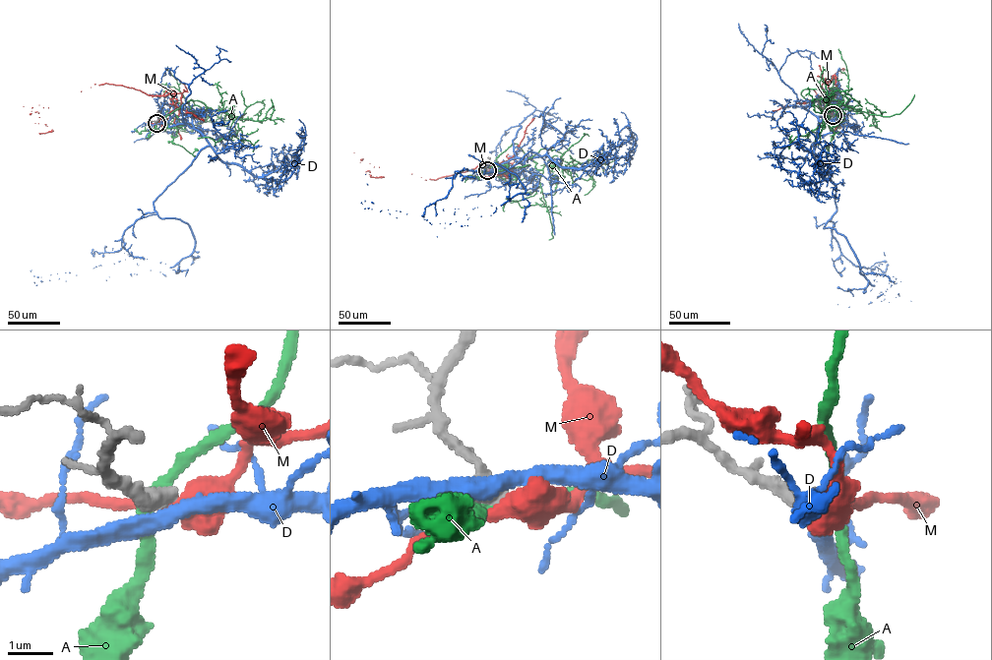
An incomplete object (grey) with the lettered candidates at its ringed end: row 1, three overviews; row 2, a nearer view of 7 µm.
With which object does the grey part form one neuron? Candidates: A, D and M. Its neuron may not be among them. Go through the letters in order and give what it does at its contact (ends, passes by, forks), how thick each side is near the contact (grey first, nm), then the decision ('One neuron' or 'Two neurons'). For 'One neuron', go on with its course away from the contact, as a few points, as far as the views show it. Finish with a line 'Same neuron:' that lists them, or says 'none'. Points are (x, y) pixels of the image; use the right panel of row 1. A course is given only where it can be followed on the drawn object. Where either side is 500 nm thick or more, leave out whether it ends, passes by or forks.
A: It passes by. Thickness 440 nm (grey) against 240 nm. Two neurons
D: It passes by. Thickness 460 nm (grey) against 360 nm. Two neurons
M: Thickness 440 nm (grey) against 500 nm. Two neurons
Same neuron: none

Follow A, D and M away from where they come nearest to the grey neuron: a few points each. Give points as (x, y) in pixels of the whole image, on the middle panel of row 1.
A: (487, 170), (516, 144), (538, 169), (574, 165), (587, 172), (594, 185), (584, 195)
D: (487, 170), (539, 155), (529, 151), (501, 173), (461, 170), (424, 219), (365, 201), (365, 174)
M: (487, 170), (508, 175), (512, 164), (480, 164), (469, 170), (425, 180), (362, 158), (353, 152)

